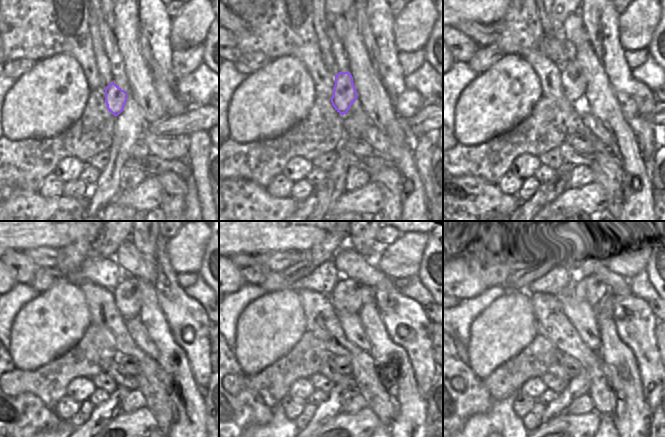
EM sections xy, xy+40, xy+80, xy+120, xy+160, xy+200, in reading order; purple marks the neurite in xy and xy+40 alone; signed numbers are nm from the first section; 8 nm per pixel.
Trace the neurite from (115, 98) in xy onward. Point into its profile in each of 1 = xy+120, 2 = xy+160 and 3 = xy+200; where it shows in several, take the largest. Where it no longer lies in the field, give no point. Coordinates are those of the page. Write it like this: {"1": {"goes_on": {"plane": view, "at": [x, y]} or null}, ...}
{"1": {"goes_on": {"plane": "xy+120", "at": [126, 295]}}, "2": {"goes_on": {"plane": "xy+160", "at": [349, 295]}}, "3": {"goes_on": {"plane": "xy+200", "at": [592, 291]}}}

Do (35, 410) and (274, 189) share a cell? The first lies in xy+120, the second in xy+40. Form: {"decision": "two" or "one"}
{"decision": "two"}

